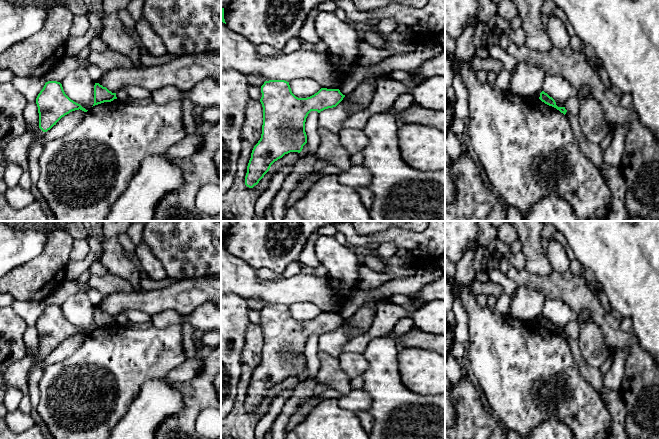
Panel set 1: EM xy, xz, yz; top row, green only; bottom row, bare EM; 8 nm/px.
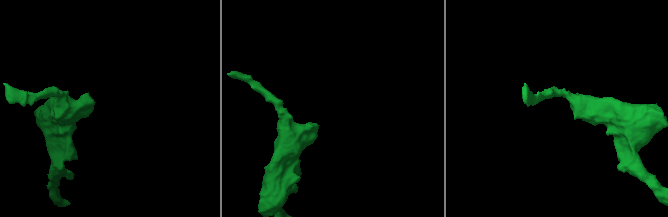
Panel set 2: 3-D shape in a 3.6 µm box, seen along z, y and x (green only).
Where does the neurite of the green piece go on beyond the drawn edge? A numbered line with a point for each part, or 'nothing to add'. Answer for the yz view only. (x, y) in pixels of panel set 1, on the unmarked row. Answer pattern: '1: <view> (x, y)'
nothing to add

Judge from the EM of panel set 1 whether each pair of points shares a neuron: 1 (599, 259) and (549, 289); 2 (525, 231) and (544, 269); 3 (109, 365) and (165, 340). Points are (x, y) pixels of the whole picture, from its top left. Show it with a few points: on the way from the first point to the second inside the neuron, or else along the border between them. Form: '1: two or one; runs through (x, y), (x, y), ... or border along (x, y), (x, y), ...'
1: two; border along (584, 267), (590, 275)
2: one; runs through (531, 240), (531, 248), (536, 260)
3: one; runs through (123, 358), (151, 354)

